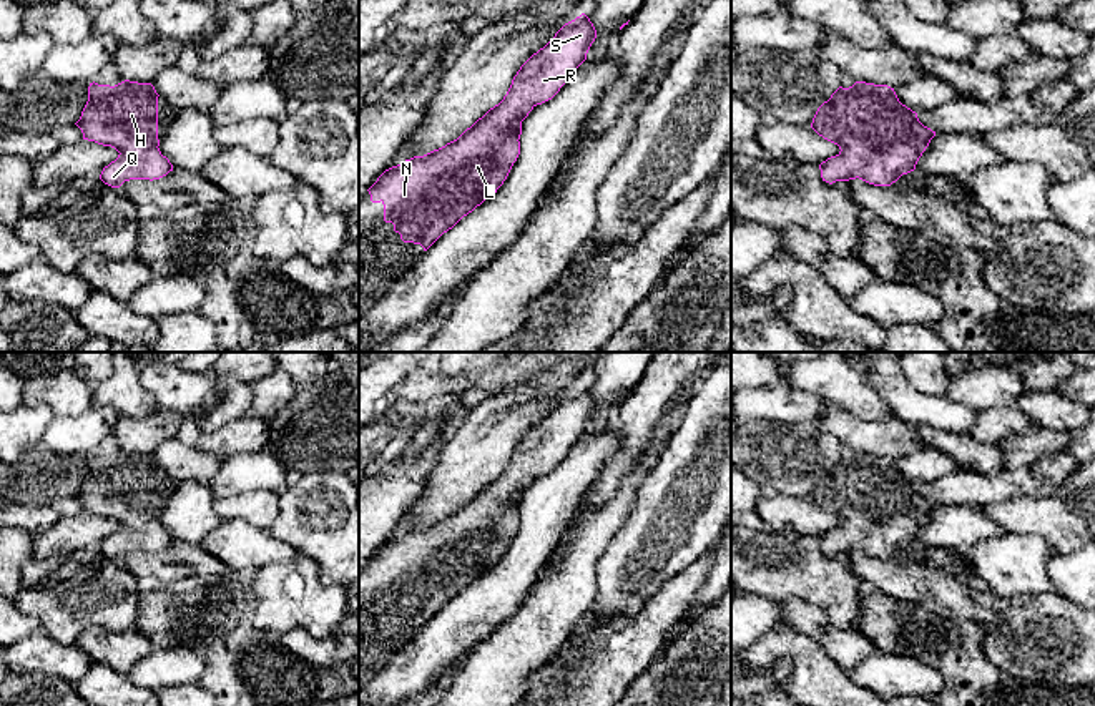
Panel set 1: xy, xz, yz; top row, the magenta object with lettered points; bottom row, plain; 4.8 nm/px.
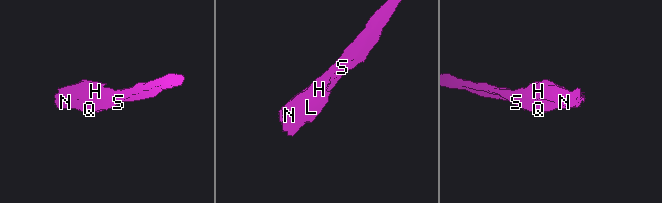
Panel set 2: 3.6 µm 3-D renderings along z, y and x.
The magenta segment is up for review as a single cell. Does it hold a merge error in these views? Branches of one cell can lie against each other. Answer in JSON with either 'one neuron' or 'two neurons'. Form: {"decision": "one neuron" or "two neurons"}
{"decision": "one neuron"}

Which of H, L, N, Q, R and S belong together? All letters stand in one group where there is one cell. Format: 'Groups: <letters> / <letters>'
Groups: H L N Q R S

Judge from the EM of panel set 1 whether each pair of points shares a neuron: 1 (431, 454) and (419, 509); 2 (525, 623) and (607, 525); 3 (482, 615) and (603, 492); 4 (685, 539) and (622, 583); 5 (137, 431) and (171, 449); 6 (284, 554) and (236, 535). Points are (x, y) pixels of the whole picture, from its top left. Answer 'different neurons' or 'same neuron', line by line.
1: different neurons
2: same neuron
3: different neurons
4: same neuron
5: different neurons
6: same neuron

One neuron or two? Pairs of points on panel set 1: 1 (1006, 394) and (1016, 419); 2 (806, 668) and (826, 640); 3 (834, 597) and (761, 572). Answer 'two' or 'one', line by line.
1: two
2: two
3: one

